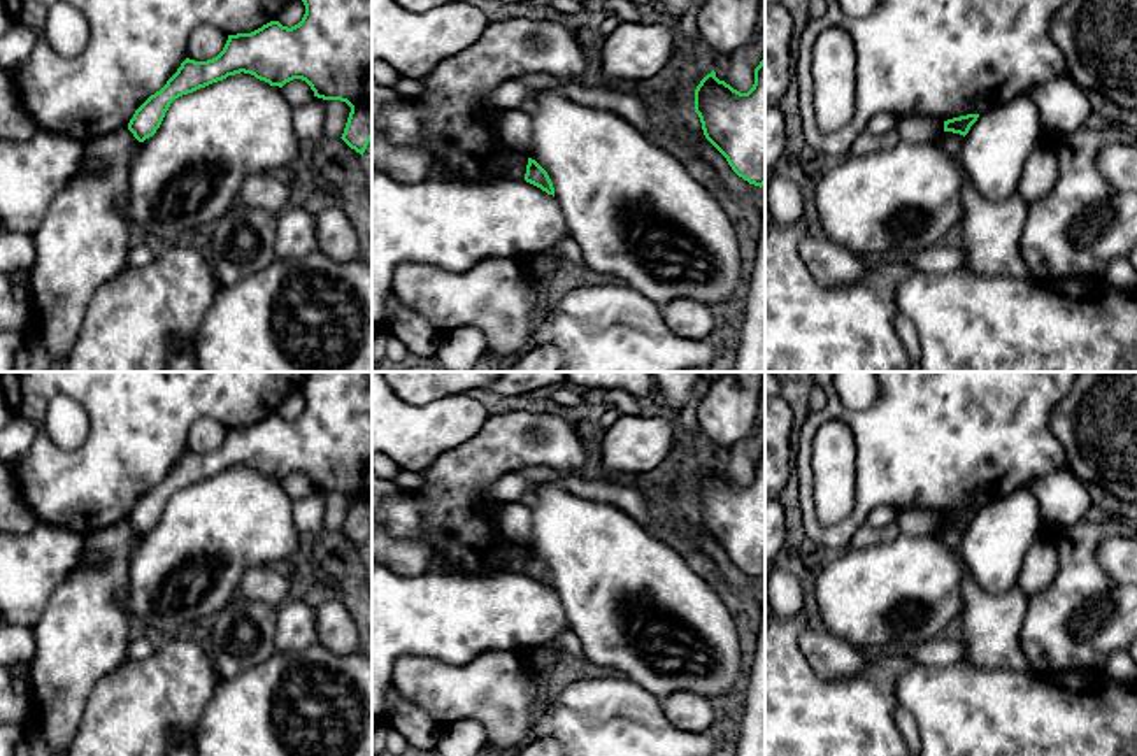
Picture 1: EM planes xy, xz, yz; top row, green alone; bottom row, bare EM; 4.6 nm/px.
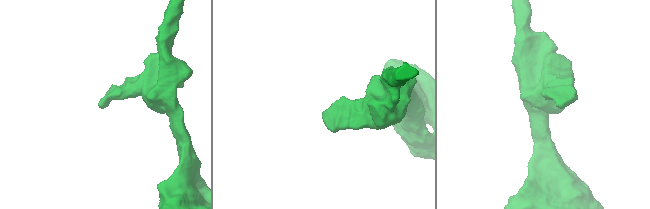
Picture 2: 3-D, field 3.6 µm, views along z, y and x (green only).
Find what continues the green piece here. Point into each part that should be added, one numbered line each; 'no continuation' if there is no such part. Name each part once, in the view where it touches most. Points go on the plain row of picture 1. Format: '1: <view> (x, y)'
no continuation

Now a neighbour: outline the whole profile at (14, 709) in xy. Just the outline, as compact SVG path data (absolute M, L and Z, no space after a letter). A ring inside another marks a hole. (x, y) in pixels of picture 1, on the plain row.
M0 665L0 724L21 724L28 728L32 702L12 688L11 670Z

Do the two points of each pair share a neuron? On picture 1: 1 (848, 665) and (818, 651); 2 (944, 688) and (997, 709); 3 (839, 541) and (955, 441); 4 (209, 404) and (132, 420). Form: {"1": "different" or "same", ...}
{"1": "same", "2": "same", "3": "same", "4": "same"}

